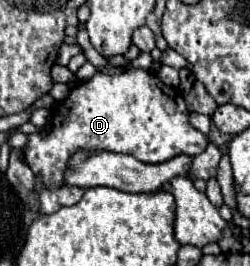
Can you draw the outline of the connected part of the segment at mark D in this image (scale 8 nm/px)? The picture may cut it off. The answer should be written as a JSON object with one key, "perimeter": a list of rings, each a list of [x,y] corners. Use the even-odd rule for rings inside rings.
{"perimeter":[[[130,68],[120,74],[102,74],[96,72],[90,80],[80,82],[78,86],[70,88],[70,94],[62,102],[52,104],[52,116],[50,116],[50,132],[34,132],[28,134],[28,142],[22,148],[22,158],[26,160],[28,168],[42,178],[44,188],[54,190],[62,186],[62,172],[66,172],[66,160],[82,148],[90,148],[96,152],[118,152],[118,154],[130,154],[140,162],[146,164],[160,164],[166,160],[172,160],[178,154],[190,154],[198,156],[206,150],[208,138],[198,132],[188,122],[188,108],[182,98],[182,92],[178,88],[170,88],[160,82],[156,72],[142,70],[142,68]]]}

